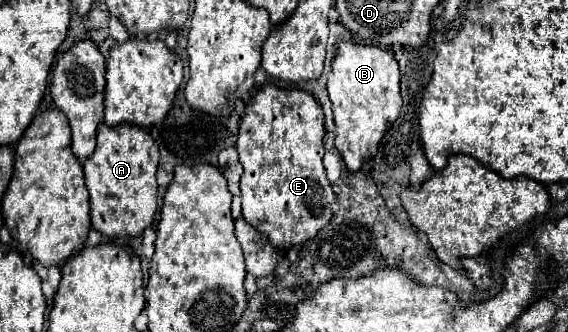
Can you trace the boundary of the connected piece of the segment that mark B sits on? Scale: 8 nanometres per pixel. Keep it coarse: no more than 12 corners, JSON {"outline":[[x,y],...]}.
{"outline":[[336,43],[336,149],[356,173],[400,115],[400,71],[374,45]]}

